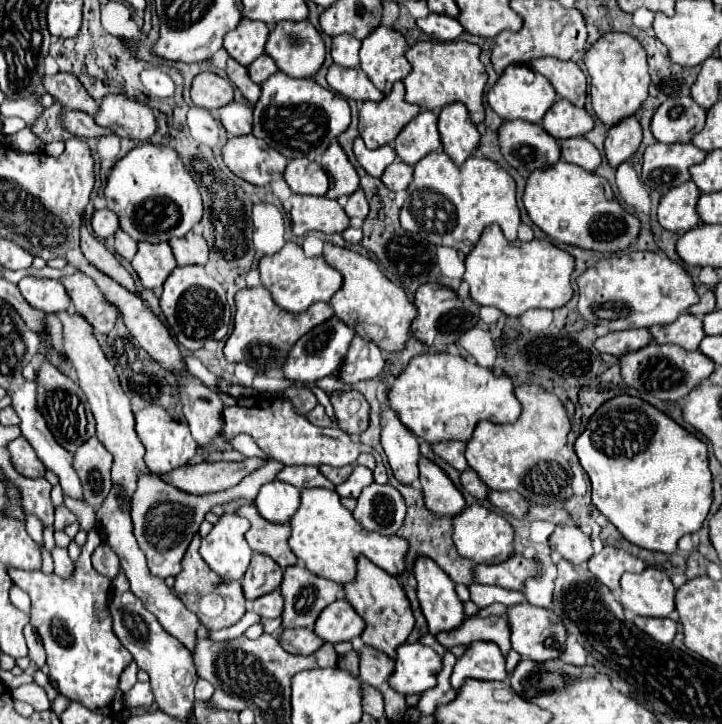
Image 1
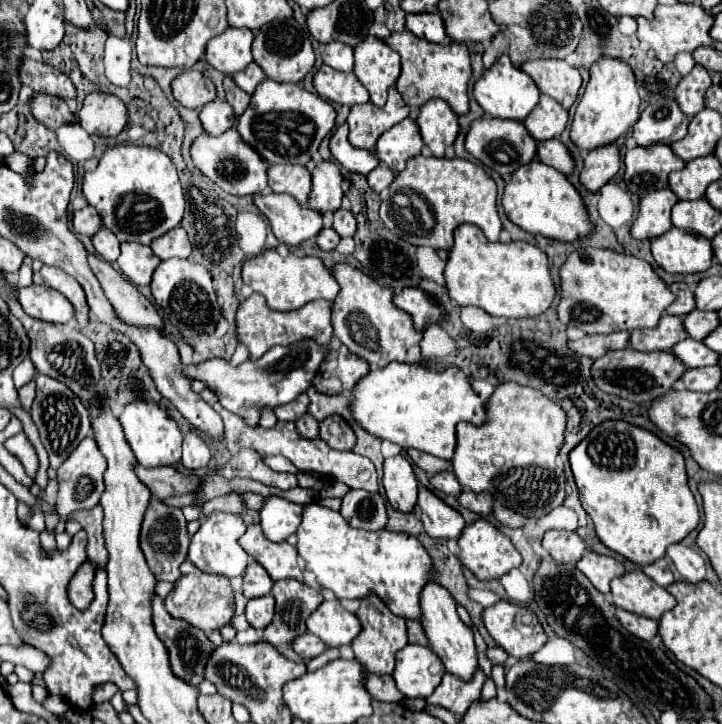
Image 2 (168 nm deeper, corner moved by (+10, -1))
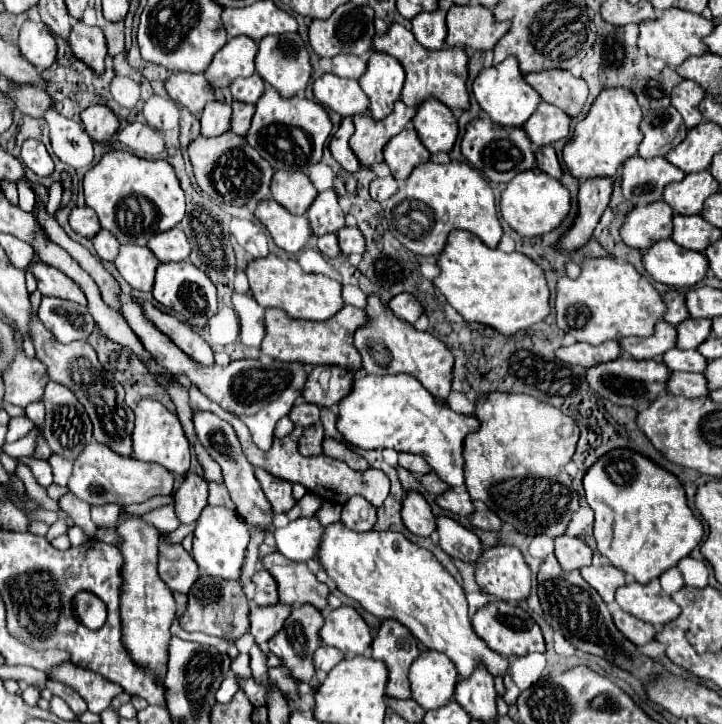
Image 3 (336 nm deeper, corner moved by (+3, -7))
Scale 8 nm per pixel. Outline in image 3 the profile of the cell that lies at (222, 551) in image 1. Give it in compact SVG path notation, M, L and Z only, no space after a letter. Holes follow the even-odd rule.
M206 505L196 523L196 529L194 529L192 557L198 563L202 575L212 575L212 577L222 577L222 579L238 579L248 541L250 541L248 527L244 527L244 521L236 515L236 511L230 511L226 507Z

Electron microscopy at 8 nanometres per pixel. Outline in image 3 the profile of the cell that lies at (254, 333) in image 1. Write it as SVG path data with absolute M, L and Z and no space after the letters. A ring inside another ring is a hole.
M342 307L328 321L304 321L292 319L282 309L266 309L266 337L262 341L262 353L276 361L298 361L306 365L338 365L348 371L360 371L362 359L352 343L356 329L368 325L368 315L356 307Z

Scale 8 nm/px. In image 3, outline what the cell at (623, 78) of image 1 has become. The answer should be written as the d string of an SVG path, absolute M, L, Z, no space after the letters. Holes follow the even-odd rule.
M604 89L588 115L576 125L572 139L562 151L562 159L578 181L594 177L616 177L618 167L638 153L642 133L638 129L642 121L642 111L636 97L628 89Z

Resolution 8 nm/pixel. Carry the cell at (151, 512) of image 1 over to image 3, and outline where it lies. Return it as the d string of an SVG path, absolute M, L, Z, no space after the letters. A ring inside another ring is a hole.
M166 535L160 537L160 563L158 573L162 581L178 593L188 593L192 583L200 577L200 569L190 553L184 551L182 545L170 545L164 541Z

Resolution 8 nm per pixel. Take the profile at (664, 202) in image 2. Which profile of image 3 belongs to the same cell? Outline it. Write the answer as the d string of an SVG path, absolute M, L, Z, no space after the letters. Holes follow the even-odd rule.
M664 201L634 207L622 223L620 237L628 247L646 251L652 243L672 235L672 215L674 211Z

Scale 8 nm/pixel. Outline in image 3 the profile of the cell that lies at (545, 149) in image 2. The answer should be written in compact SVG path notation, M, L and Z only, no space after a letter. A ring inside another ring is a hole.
M552 145L536 149L536 165L538 165L540 171L548 173L554 179L562 177L562 169L560 169L560 163L558 163L558 157L556 157Z

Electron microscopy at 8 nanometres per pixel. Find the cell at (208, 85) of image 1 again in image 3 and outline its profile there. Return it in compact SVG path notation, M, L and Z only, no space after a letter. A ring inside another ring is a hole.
M172 73L164 83L168 95L186 107L192 115L202 113L204 105L214 101L214 89L208 85L202 73Z

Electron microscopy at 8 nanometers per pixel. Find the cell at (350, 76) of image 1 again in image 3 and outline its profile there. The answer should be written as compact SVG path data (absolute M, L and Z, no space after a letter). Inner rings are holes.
M334 73L318 77L312 85L312 91L320 105L340 113L342 117L366 113L370 105L356 79L342 79Z

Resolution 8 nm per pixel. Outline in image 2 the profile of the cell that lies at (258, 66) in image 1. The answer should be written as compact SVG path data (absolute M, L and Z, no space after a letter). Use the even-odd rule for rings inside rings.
M249 63L249 67L245 67L243 71L235 73L233 75L233 81L247 93L253 93L255 87L265 79L265 73L263 69L257 65L257 63Z

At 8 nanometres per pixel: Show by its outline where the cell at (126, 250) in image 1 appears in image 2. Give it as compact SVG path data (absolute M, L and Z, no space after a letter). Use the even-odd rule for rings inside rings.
M101 227L95 235L93 235L93 245L95 245L95 251L105 259L105 261L117 261L119 257L119 239L107 229L107 227Z

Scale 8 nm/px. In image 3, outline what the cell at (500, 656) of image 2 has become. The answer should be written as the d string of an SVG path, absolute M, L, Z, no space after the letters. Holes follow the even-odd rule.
M505 675L503 677L503 683L505 685L505 695L503 699L505 700L507 704L515 705L516 700L521 693L520 689L513 682L510 675Z

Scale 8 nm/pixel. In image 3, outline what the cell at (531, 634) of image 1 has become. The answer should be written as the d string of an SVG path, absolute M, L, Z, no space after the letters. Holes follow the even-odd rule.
M492 599L488 601L482 609L478 609L472 617L470 617L470 623L474 627L474 633L496 653L504 655L504 657L520 657L520 655L528 655L528 653L544 653L544 639L542 639L542 631L540 627L534 623L534 619L524 611L520 609L518 605L510 605L510 603L504 603L504 601L498 601L498 599Z

